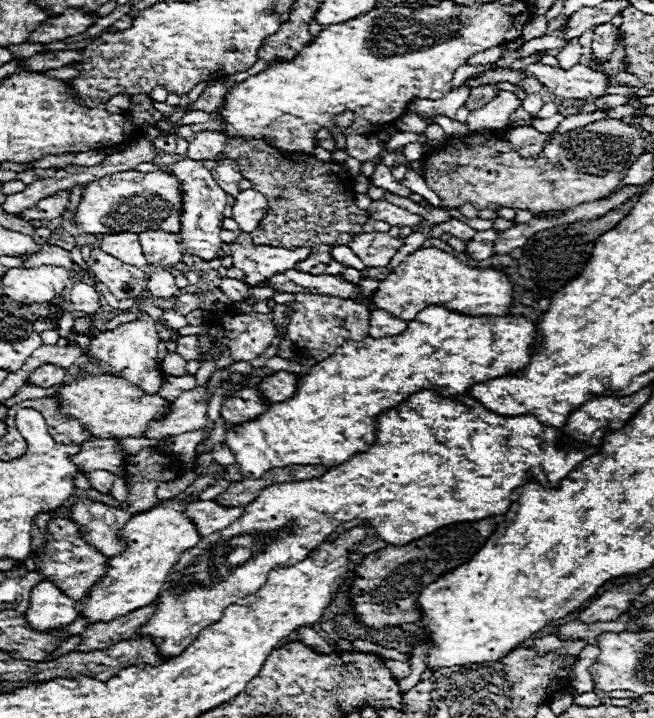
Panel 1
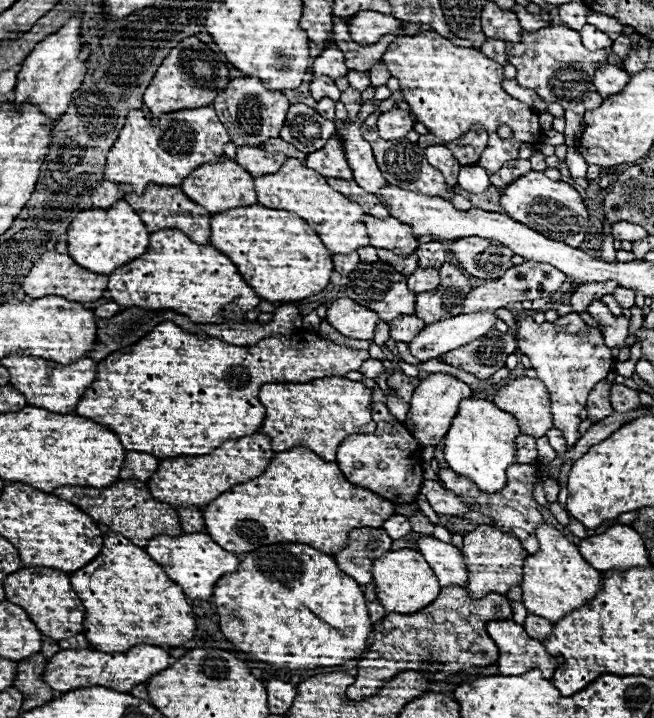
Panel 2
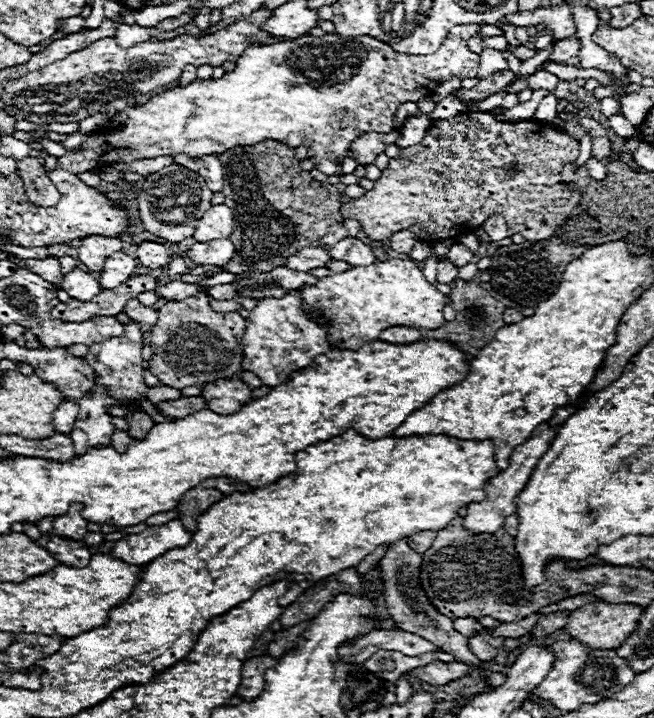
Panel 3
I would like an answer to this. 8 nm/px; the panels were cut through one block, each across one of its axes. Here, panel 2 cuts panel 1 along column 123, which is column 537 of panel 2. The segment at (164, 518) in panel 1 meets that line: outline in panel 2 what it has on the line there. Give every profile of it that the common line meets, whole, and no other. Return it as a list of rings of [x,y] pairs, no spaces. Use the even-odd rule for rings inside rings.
[[[540,524],[536,528],[536,538],[540,542],[540,550],[524,560],[524,578],[522,578],[522,592],[524,592],[524,606],[530,614],[546,618],[550,622],[558,622],[560,618],[568,616],[570,610],[578,610],[584,602],[592,600],[602,588],[600,572],[592,570],[576,546],[564,538],[554,526]]]

